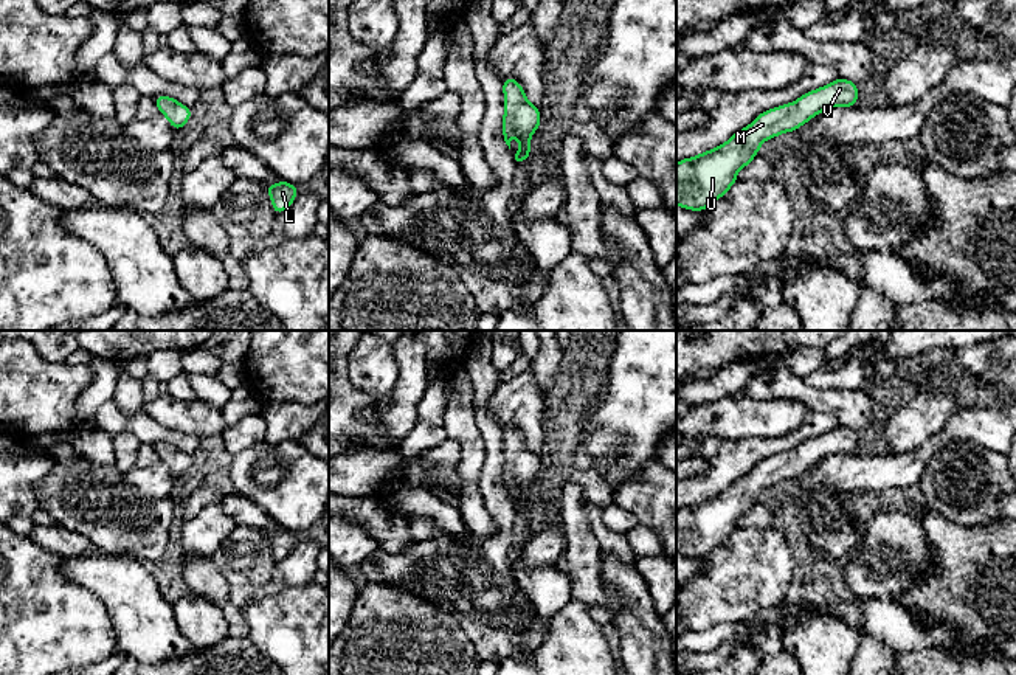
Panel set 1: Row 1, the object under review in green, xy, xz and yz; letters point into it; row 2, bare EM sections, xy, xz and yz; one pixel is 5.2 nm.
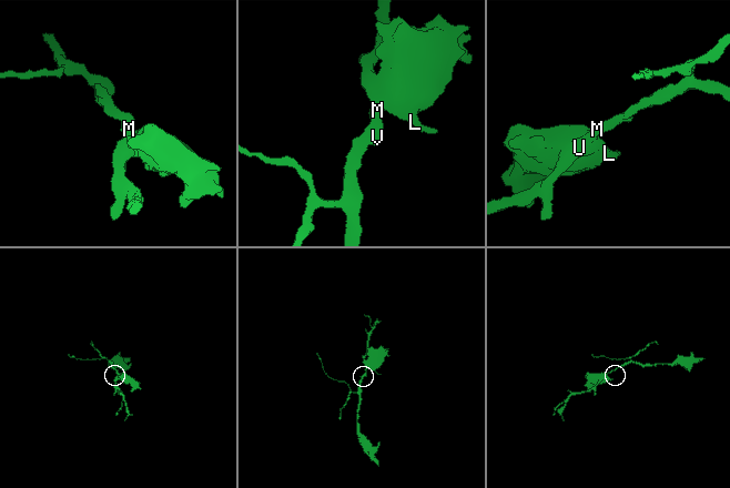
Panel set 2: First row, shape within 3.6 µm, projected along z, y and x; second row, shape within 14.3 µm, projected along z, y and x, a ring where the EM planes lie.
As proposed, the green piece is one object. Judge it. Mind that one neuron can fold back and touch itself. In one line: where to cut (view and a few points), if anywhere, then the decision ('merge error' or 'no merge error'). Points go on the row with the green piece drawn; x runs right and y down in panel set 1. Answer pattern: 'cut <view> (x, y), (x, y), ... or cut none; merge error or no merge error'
cut none; no merge error

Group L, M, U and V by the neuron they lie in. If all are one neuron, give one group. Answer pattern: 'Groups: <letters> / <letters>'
Groups: L M U V

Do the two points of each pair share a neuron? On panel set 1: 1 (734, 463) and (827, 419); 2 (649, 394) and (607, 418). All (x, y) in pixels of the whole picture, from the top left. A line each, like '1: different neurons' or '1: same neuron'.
1: same neuron
2: same neuron

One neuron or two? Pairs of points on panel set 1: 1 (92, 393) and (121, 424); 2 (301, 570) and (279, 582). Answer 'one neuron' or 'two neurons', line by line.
1: two neurons
2: one neuron

